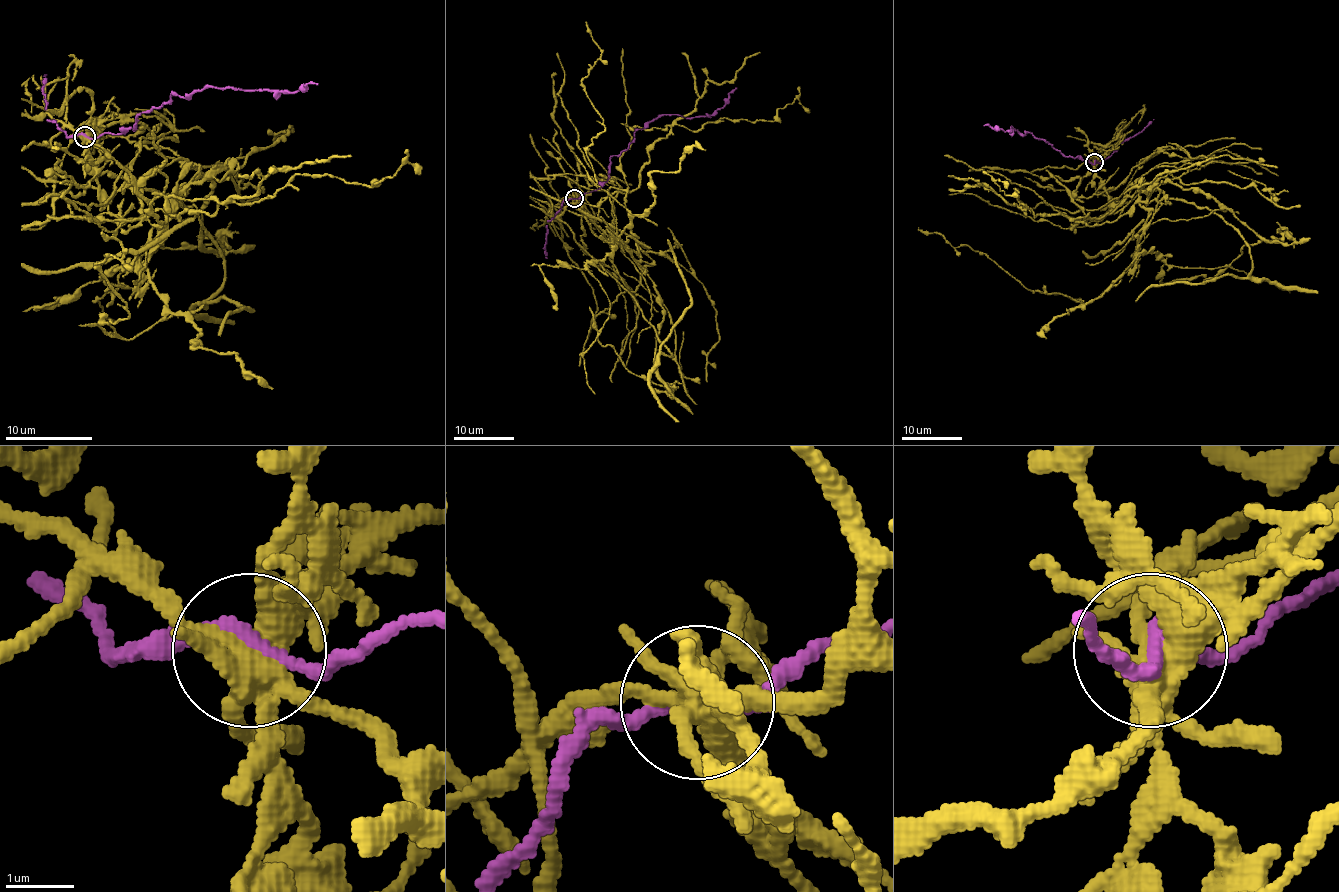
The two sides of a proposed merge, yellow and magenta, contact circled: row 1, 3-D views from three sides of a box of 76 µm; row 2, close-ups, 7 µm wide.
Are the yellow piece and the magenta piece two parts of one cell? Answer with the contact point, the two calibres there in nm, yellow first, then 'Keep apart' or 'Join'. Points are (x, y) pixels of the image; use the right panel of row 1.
Place: (1094, 162). Thickness 440 nm (yellow) against 160 nm. Keep apart

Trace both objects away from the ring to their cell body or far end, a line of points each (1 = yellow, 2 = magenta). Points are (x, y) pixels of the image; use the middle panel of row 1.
1: (574, 198), (651, 267), (616, 241), (630, 214), (586, 148), (604, 129), (582, 80), (601, 53), (586, 21)
2: (574, 198), (600, 188), (609, 174), (610, 157), (629, 145), (636, 130), (662, 115), (709, 117), (736, 88)

